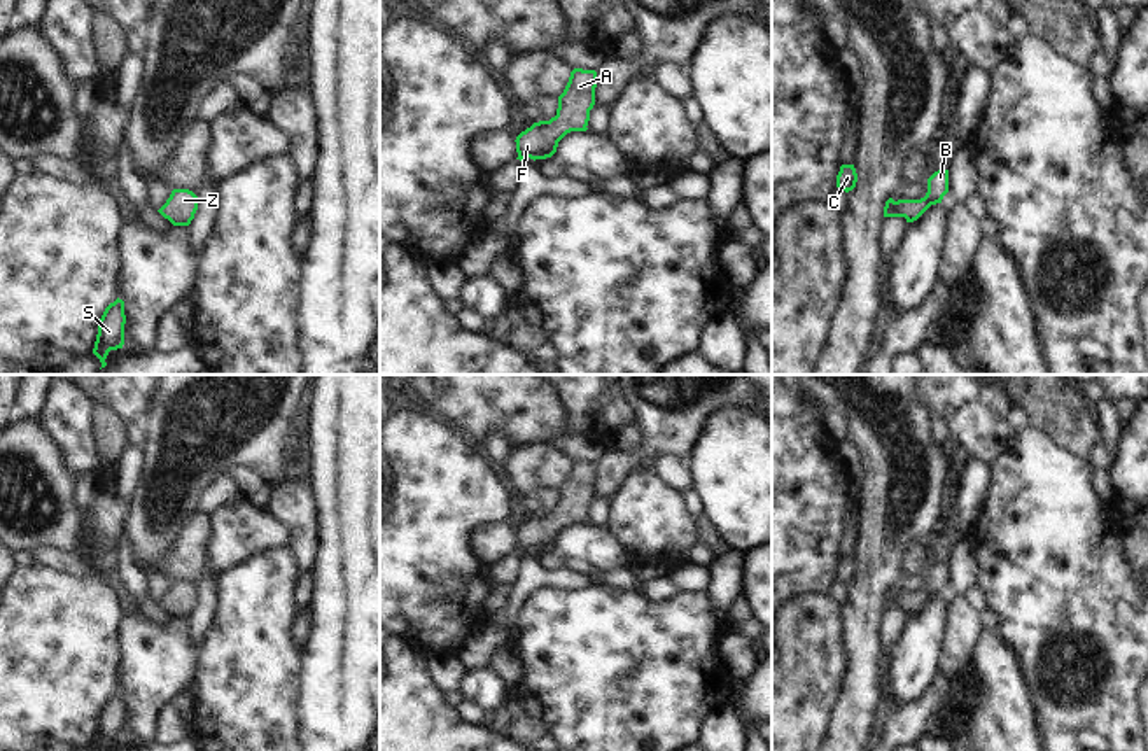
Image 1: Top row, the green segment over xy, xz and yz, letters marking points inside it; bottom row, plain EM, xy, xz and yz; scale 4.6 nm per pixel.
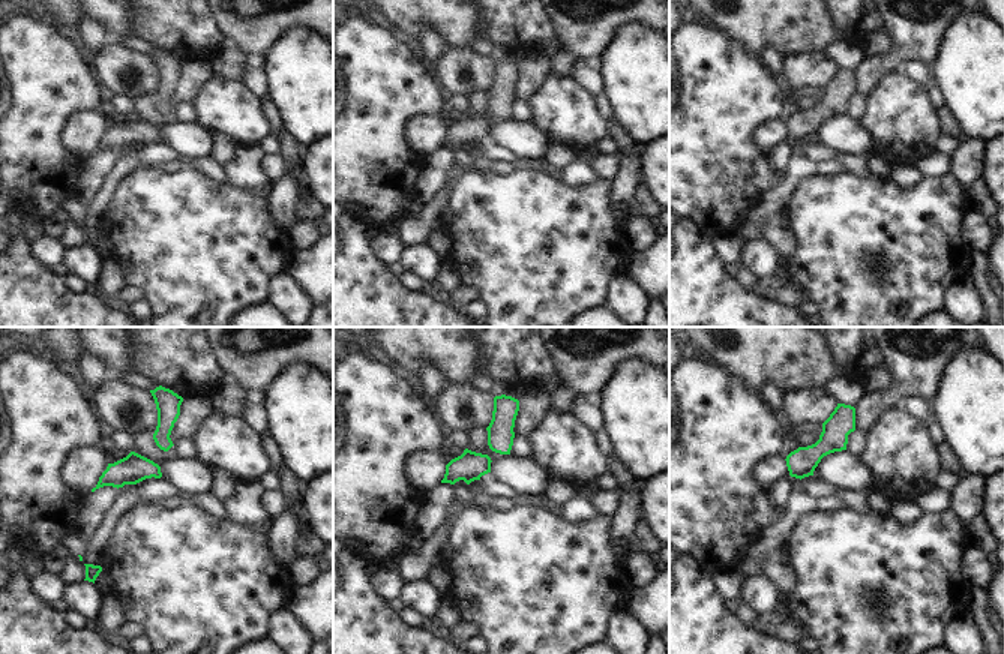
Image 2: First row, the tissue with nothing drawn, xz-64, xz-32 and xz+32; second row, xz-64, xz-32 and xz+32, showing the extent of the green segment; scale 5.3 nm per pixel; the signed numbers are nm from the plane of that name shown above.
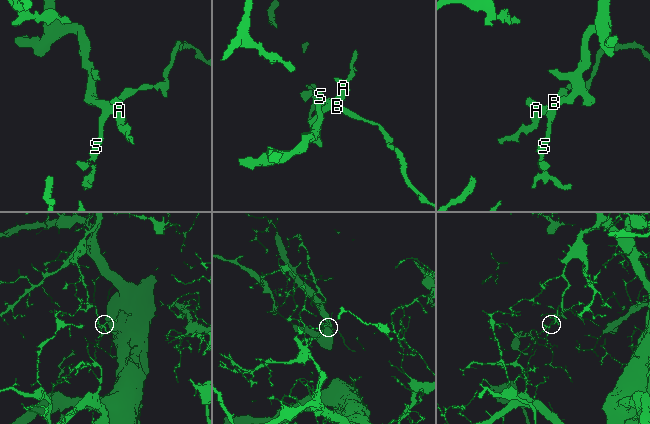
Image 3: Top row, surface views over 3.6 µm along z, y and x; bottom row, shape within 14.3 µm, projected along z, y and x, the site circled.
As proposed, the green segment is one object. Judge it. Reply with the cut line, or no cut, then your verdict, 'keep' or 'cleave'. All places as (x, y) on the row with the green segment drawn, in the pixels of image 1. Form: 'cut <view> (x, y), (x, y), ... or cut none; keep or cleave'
cut none; keep

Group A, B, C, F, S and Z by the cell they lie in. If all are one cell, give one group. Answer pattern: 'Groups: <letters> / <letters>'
Groups: A B C F S Z

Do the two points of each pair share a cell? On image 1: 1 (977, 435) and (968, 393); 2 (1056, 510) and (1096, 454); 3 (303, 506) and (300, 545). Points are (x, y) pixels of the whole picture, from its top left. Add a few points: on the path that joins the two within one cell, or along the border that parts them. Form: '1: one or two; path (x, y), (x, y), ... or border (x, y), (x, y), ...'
1: one; path (977, 424), (977, 414), (968, 403)
2: two; border (1085, 459), (1092, 470)
3: one; path (303, 515), (303, 536)

